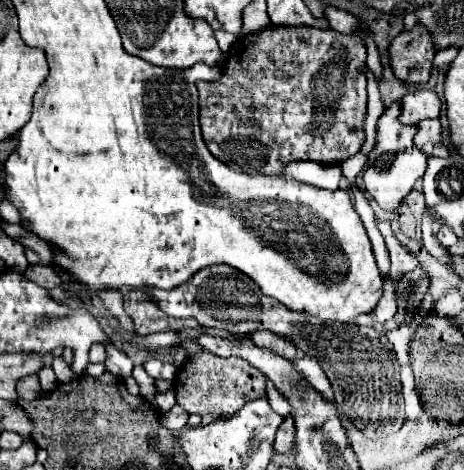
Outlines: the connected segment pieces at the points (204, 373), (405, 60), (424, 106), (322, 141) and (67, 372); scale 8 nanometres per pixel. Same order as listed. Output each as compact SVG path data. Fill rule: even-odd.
M200 349L178 369L174 379L176 403L188 413L202 417L202 425L212 423L220 415L232 415L244 407L244 403L260 399L266 389L266 377L240 357L218 357L206 349Z
M416 25L412 31L402 31L390 43L388 53L390 67L398 81L410 87L418 87L428 81L436 49L420 25Z
M416 89L400 101L400 121L406 125L416 125L422 119L436 119L440 115L440 99L430 89Z
M268 27L264 31L238 37L232 45L228 59L222 69L222 77L218 81L198 81L200 93L200 127L206 147L212 151L216 159L226 163L230 169L248 173L248 175L282 175L286 165L292 161L316 161L316 163L342 163L348 157L356 155L364 143L362 123L366 117L366 77L360 73L366 61L366 47L358 35L342 35L334 29L318 29L318 27Z
M54 357L54 361L52 361L52 369L54 369L54 373L56 373L56 377L58 377L60 383L68 383L68 381L72 381L72 377L74 377L72 369L64 363L62 357Z

